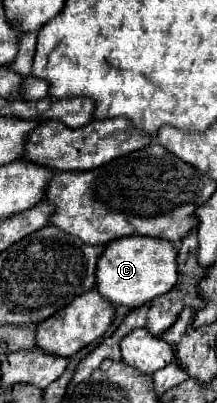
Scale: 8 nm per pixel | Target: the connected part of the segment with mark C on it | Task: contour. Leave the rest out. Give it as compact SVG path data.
M122 237L104 247L96 265L96 291L112 305L138 307L168 293L176 283L178 249L170 241L152 237Z

